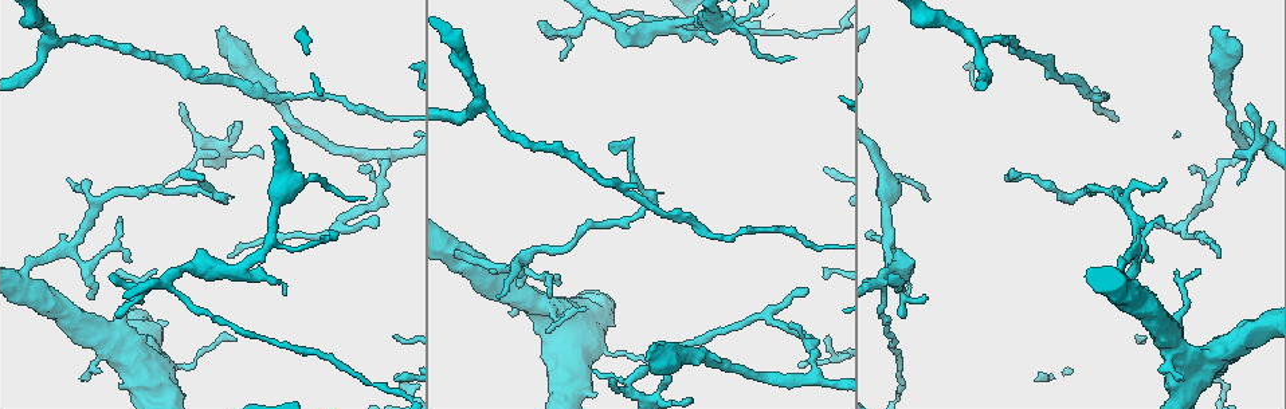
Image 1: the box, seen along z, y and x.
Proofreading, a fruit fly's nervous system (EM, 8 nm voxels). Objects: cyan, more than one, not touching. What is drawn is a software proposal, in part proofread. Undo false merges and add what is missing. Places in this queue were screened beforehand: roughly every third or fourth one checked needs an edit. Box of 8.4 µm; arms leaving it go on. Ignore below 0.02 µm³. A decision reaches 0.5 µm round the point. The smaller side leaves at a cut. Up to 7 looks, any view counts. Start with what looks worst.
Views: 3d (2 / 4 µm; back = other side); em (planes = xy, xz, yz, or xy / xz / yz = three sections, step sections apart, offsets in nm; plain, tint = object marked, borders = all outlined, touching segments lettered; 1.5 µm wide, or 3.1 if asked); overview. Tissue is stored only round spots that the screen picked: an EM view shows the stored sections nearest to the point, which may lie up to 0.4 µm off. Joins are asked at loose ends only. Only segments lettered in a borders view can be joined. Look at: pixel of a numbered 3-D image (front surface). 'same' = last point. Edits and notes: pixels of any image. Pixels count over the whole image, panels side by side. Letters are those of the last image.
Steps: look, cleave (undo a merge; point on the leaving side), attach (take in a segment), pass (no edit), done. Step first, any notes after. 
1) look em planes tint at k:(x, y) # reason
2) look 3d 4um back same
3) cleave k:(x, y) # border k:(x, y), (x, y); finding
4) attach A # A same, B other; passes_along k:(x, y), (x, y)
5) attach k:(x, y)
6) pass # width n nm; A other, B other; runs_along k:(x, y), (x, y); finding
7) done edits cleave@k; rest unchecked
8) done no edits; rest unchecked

look em planes borders at 1:(82, 380) # free end

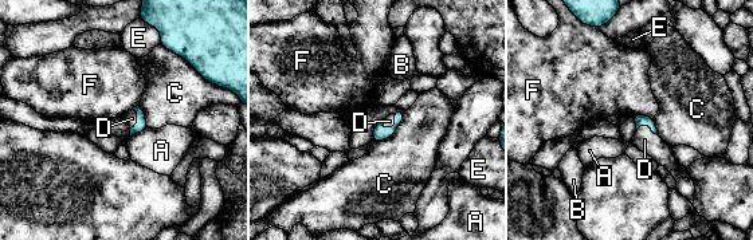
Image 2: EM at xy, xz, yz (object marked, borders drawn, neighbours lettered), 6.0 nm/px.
pass # A other, B other, C other, D other, E other, F other; border 2:(392, 113), (395, 122), (381, 130); no lettered segment goes on from it

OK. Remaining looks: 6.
look 3d 2um at 1:(180, 170) # an open end

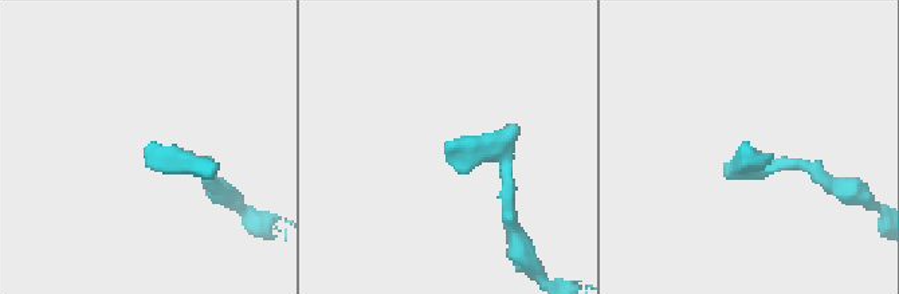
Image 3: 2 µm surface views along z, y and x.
look em xy step 8 borders at 3:(151, 145)

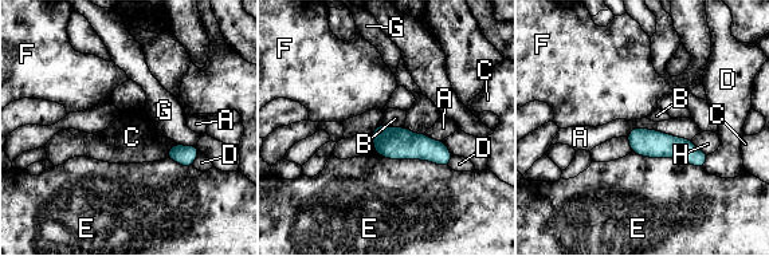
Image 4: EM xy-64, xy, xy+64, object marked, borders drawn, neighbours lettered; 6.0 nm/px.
look em planes borders same # cut it another way

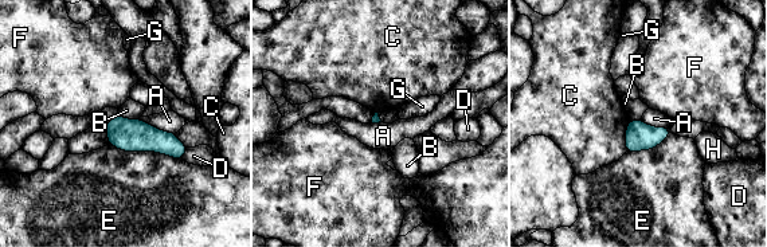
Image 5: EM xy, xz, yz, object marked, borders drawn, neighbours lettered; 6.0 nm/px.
pass # A other, B other, C other, D other, E other, F other, G other, H other; border 5:(139, 118), (173, 133); none of them fits

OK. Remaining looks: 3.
look 3d 4um at 1:(1192, 168) # free end

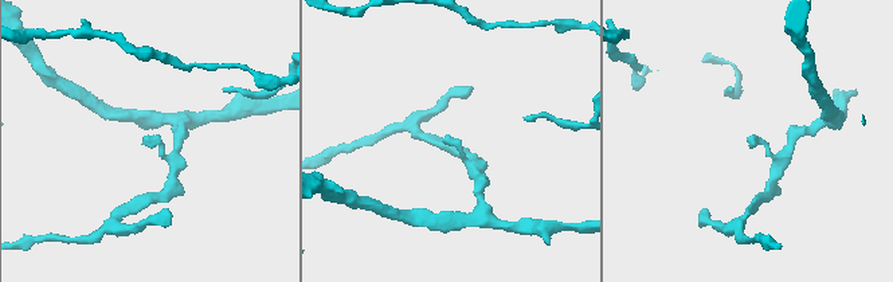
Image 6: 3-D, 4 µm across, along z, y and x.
look em planes tint at 6:(144, 140) # now the EM

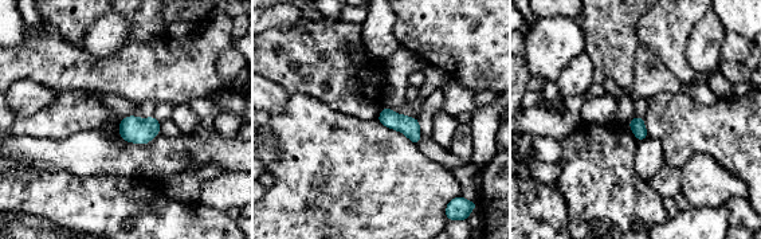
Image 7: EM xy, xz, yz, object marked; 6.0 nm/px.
look em planes borders same # see the neighbours

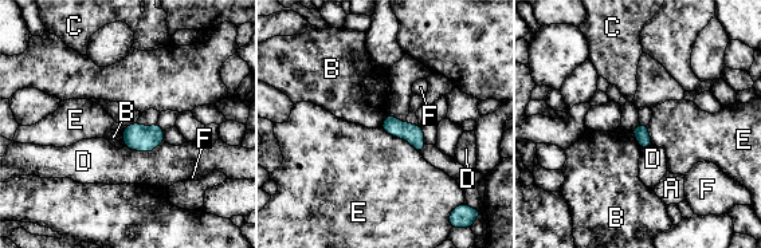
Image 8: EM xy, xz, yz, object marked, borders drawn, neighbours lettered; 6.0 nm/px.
pass # A other, B other, C other, D other, E other, F other; border 8:(380, 128), (404, 138), (419, 153); none of them fits

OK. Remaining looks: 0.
done no edits; rest unchecked

